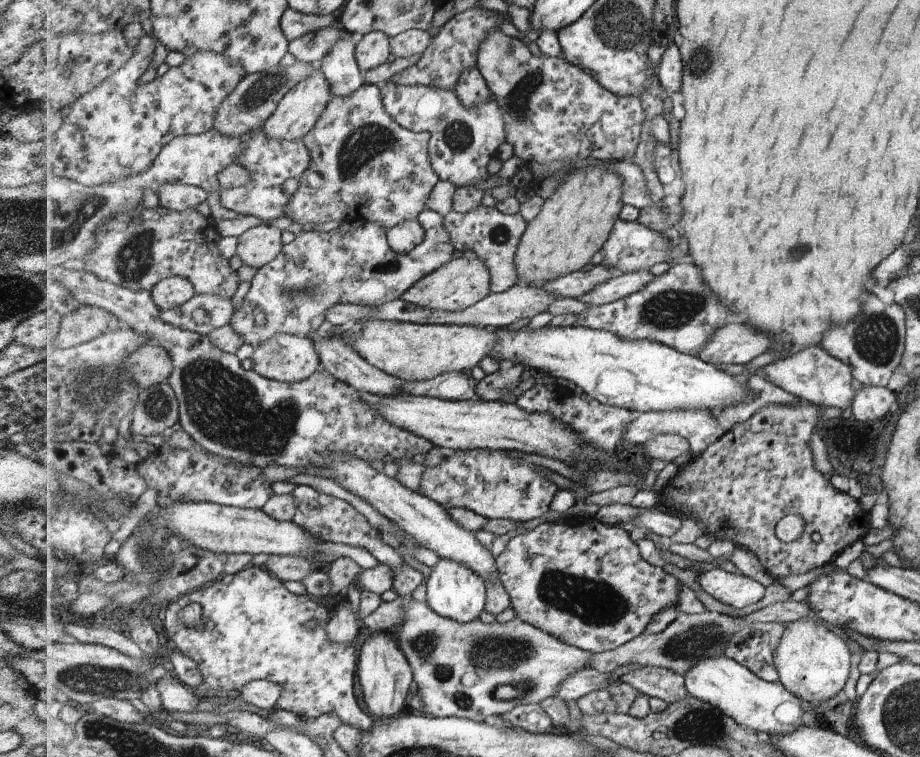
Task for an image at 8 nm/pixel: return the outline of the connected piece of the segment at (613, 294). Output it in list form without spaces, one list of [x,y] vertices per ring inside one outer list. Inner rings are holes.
[[[649,269],[639,270],[639,272],[623,273],[618,277],[613,277],[611,280],[597,286],[593,292],[586,294],[583,302],[589,302],[592,306],[598,307],[604,304],[609,304],[622,298],[627,298],[631,294],[643,290],[649,282],[653,282],[655,277]]]

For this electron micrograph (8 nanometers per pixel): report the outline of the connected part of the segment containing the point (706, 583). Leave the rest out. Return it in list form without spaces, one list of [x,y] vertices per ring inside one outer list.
[[[718,568],[700,574],[699,582],[702,589],[719,602],[739,610],[763,600],[767,592],[764,584],[754,578]]]

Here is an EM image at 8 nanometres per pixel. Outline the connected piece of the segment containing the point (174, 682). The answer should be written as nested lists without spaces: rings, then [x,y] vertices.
[[[170,667],[167,668],[165,676],[159,680],[157,686],[165,710],[169,712],[189,712],[189,714],[196,712],[195,708],[199,706],[201,701],[200,696],[196,694],[194,689],[179,681]]]

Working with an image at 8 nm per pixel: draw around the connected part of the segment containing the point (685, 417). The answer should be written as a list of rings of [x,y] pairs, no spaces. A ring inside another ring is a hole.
[[[661,410],[655,412],[641,413],[641,416],[627,426],[627,432],[623,436],[623,446],[629,446],[632,444],[644,444],[649,440],[655,440],[657,436],[661,434],[678,434],[690,441],[691,451],[695,456],[701,456],[709,446],[713,446],[715,442],[719,442],[727,430],[721,429],[717,424],[716,417],[711,412],[705,412],[705,410]]]

